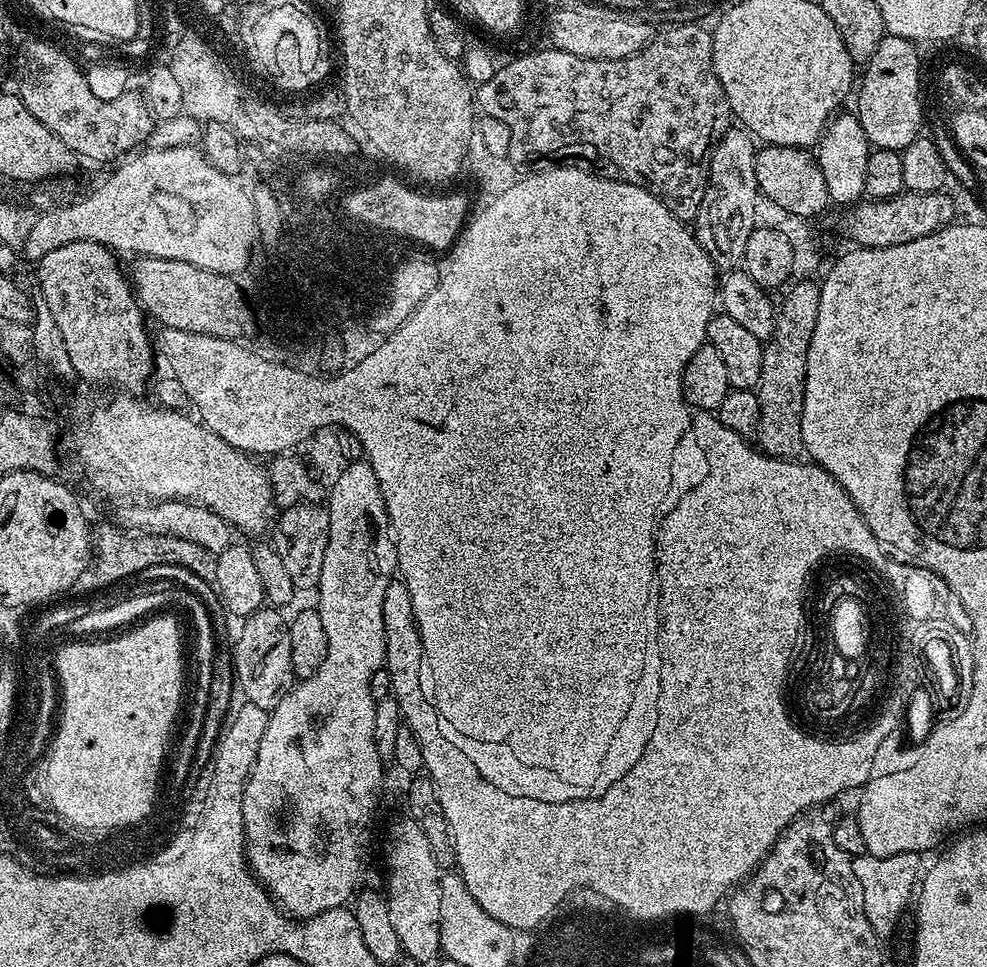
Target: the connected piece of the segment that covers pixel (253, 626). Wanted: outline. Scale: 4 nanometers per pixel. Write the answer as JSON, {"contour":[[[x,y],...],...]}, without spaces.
{"contour":[[[265,606],[254,614],[243,617],[240,633],[236,636],[236,648],[231,649],[236,683],[244,691],[247,703],[271,712],[294,687],[297,679],[291,665],[289,621],[279,607]]]}

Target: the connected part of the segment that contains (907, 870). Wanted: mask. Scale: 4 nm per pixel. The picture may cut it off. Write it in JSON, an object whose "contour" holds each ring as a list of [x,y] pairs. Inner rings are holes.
{"contour":[[[919,852],[894,854],[890,858],[878,858],[867,854],[852,857],[854,878],[858,878],[859,884],[862,885],[862,906],[866,910],[866,918],[870,918],[870,926],[876,936],[887,938],[894,935],[904,911],[907,908],[909,911],[910,901],[922,874],[920,860],[922,856]]]}

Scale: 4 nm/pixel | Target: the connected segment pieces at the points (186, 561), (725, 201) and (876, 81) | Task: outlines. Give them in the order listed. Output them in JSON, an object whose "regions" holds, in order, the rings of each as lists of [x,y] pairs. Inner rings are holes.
{"regions":[[[[104,524],[100,529],[95,529],[94,532],[94,555],[90,561],[90,577],[92,576],[92,584],[91,587],[93,589],[104,588],[108,584],[117,584],[119,580],[127,580],[129,578],[139,577],[141,574],[147,573],[149,570],[160,570],[156,568],[160,568],[163,564],[173,564],[176,568],[185,568],[186,571],[189,572],[190,575],[193,576],[193,581],[214,581],[214,570],[216,569],[216,557],[210,550],[206,550],[202,546],[198,546],[198,542],[186,542],[186,538],[174,538],[173,536],[163,536],[162,534],[150,534],[149,532],[138,532],[135,530],[127,530],[128,532],[123,532],[120,528],[115,528],[112,524]]],[[[729,127],[728,133],[714,146],[708,167],[708,185],[702,198],[702,206],[694,221],[696,241],[716,263],[717,269],[732,270],[743,261],[746,242],[752,229],[757,227],[756,154],[758,144],[743,127]]],[[[887,34],[882,38],[882,42],[878,42],[878,50],[874,50],[874,58],[870,58],[867,64],[863,65],[864,77],[861,80],[859,77],[858,80],[854,115],[860,119],[862,130],[873,149],[881,148],[901,153],[906,146],[910,146],[910,142],[914,142],[917,136],[921,135],[920,123],[924,120],[924,100],[920,97],[920,66],[922,66],[922,59],[916,52],[913,41]]]]}

